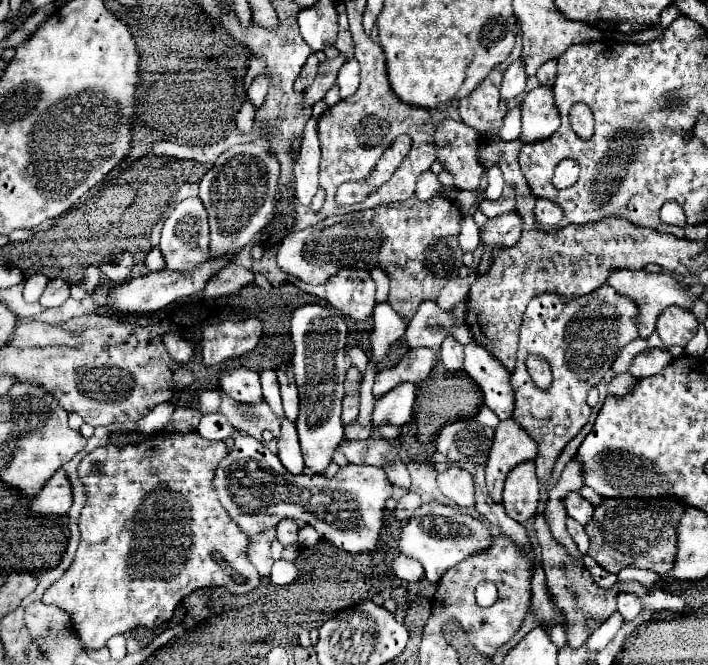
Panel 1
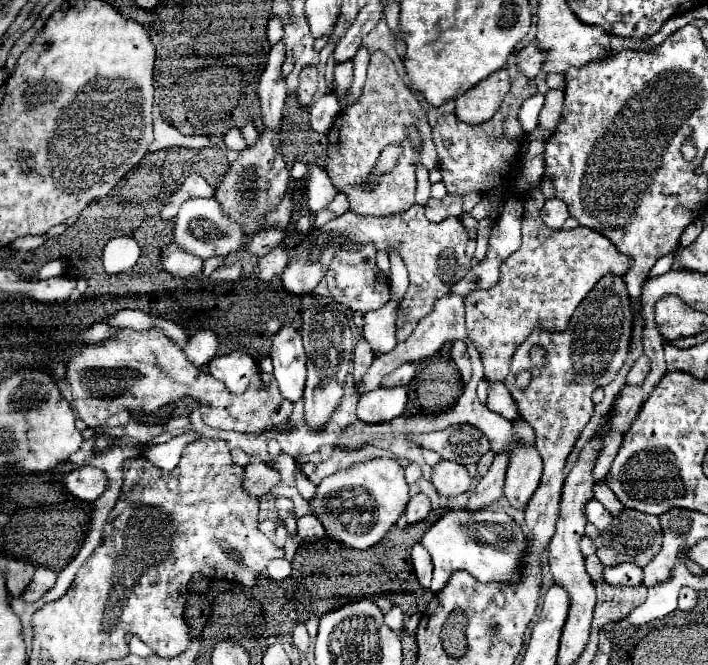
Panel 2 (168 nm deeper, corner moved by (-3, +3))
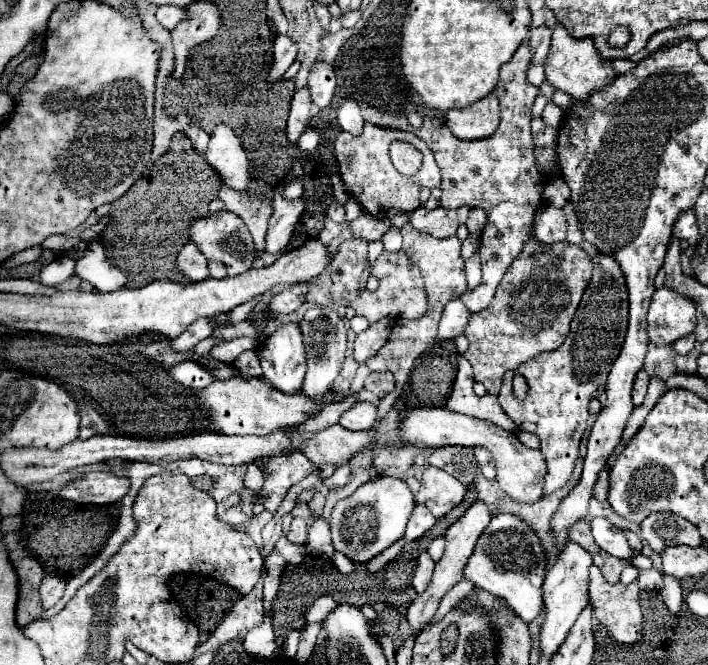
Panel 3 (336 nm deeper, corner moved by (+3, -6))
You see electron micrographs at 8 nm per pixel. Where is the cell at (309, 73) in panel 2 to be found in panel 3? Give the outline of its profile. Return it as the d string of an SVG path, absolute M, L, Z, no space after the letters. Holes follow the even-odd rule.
M308 87L296 89L296 93L294 93L294 97L292 97L288 127L286 127L288 139L290 139L292 143L298 143L298 137L300 137L302 129L304 129L304 127L308 125L308 121L310 121L310 105L312 105L310 89L308 89Z

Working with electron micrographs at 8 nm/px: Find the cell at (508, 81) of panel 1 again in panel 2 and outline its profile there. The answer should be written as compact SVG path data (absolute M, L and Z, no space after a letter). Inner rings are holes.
M530 42L526 48L518 52L518 70L522 70L528 78L536 78L540 72L540 66L544 64L544 52L536 42Z

